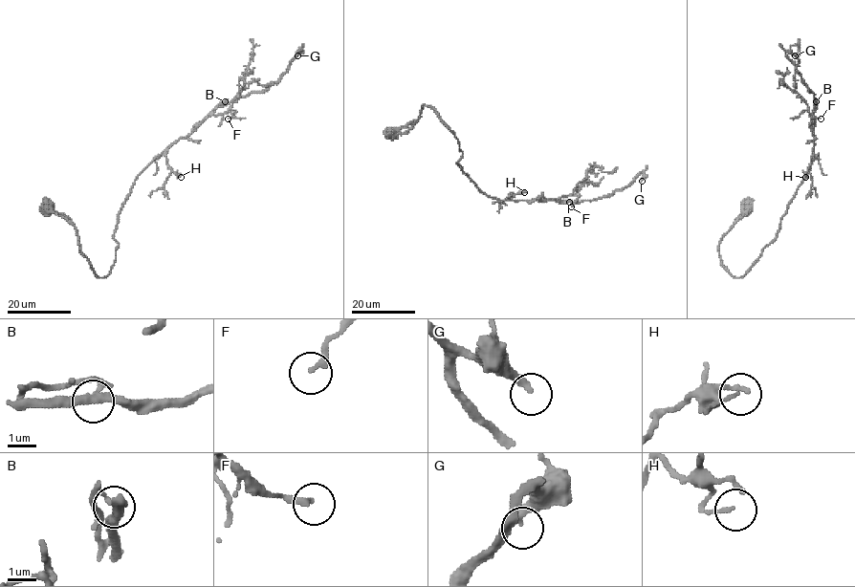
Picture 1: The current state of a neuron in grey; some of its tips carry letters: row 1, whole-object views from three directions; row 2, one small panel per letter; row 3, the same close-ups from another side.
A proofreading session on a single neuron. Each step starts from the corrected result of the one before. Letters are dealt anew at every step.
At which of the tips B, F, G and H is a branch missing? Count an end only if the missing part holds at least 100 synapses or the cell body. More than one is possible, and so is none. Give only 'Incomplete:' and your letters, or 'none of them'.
Incomplete: G

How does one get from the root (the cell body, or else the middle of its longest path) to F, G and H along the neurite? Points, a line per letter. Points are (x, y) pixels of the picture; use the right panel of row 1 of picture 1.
F: (745, 206), (718, 247), (723, 266), (736, 278), (776, 238), (780, 220), (813, 158), (808, 110), (821, 119)
G: (745, 206), (718, 247), (723, 266), (736, 278), (776, 238), (813, 158), (816, 100), (785, 52), (795, 55)
H: (745, 206), (718, 247), (723, 266), (736, 278), (776, 238), (780, 220), (810, 167), (813, 152), (805, 177)

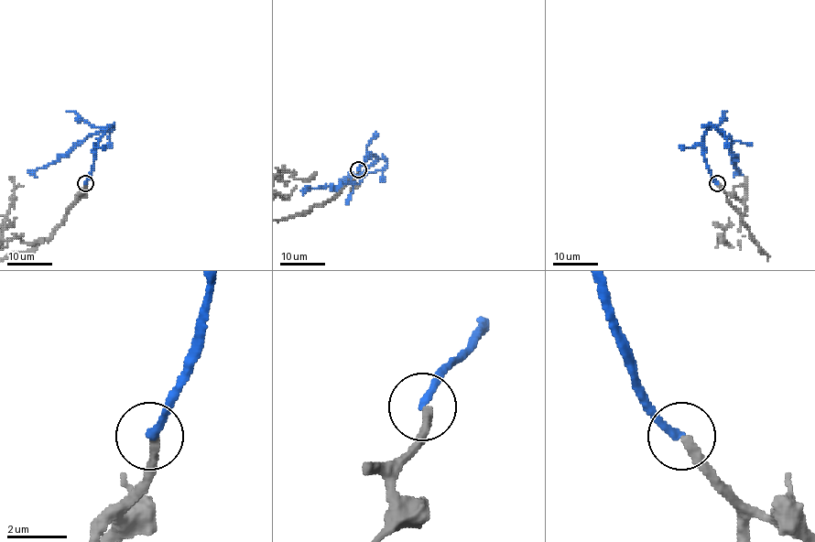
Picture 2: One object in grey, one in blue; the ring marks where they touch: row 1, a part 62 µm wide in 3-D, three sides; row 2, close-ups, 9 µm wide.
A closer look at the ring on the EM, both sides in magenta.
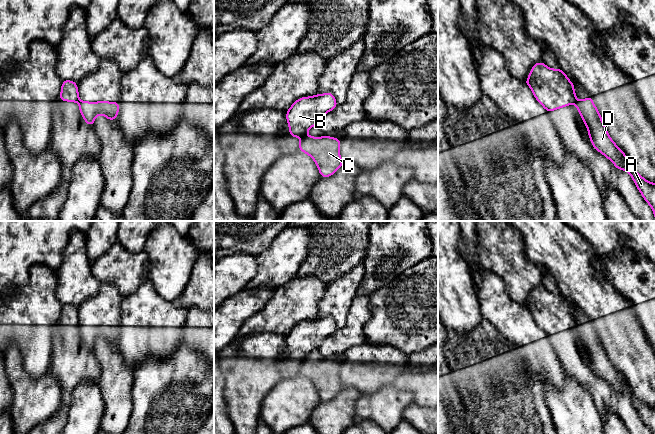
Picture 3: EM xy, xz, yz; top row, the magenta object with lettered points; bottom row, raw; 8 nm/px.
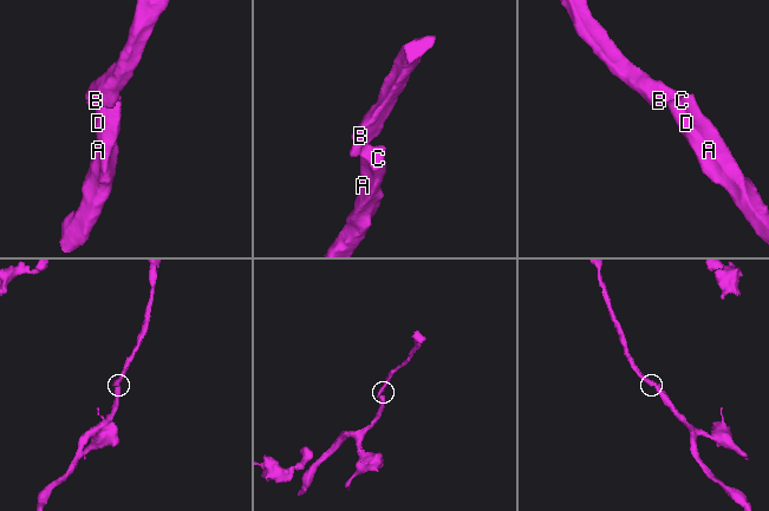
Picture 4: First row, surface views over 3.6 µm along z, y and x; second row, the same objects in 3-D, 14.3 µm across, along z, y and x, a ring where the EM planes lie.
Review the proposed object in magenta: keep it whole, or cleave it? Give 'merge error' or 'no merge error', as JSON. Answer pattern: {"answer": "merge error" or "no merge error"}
{"answer": "merge error"}

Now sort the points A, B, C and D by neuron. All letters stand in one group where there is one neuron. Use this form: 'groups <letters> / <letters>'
groups A C D / B

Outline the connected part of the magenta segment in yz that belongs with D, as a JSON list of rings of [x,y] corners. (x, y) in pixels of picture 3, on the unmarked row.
[[[592,321],[576,325],[574,328],[587,351],[594,372],[606,380],[617,393],[630,398],[644,424],[655,434],[655,407],[648,406],[636,396],[624,376],[613,366]]]

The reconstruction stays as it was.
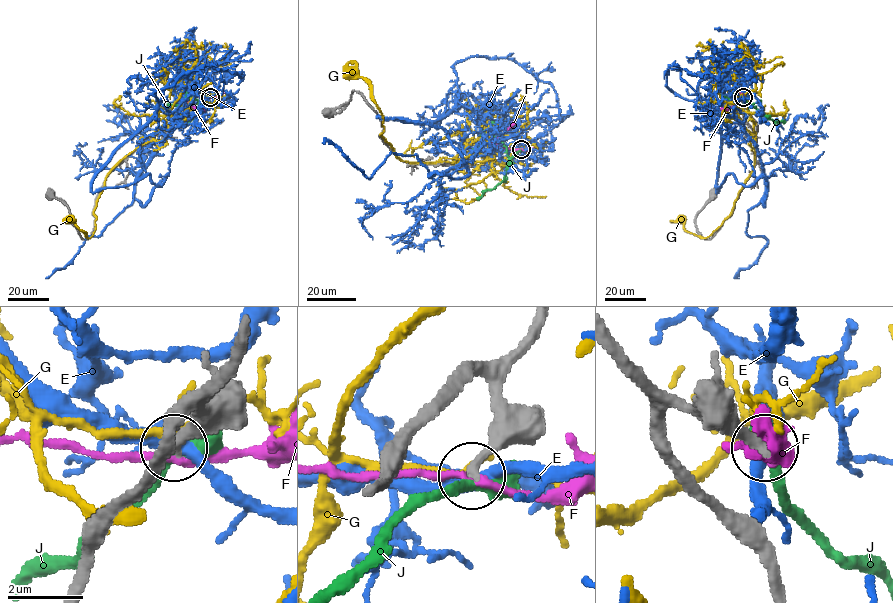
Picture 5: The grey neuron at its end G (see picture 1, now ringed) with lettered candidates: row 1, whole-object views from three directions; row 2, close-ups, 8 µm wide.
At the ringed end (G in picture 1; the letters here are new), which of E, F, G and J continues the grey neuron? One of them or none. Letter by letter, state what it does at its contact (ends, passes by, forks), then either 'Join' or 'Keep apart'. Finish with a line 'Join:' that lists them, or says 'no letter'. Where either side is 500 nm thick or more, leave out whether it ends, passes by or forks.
E: It passes by. Keep apart
F: It passes by. Keep apart
G: It forks there. Keep apart
J: It passes by. Join
Join: J

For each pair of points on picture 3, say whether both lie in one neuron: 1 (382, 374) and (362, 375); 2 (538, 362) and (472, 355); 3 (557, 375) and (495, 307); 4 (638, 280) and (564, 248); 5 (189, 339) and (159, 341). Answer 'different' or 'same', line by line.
1: same
2: different
3: same
4: different
5: different

